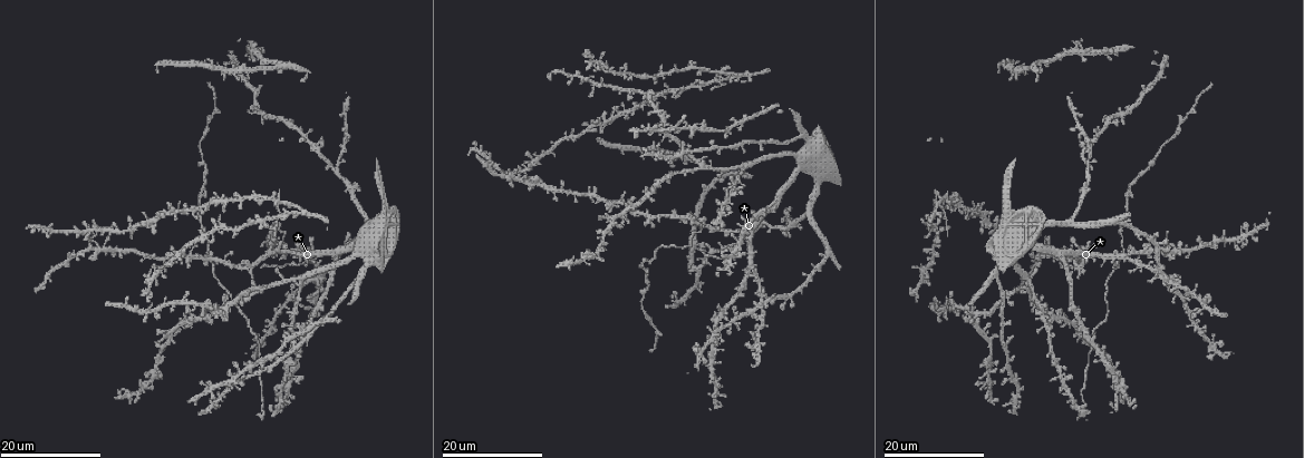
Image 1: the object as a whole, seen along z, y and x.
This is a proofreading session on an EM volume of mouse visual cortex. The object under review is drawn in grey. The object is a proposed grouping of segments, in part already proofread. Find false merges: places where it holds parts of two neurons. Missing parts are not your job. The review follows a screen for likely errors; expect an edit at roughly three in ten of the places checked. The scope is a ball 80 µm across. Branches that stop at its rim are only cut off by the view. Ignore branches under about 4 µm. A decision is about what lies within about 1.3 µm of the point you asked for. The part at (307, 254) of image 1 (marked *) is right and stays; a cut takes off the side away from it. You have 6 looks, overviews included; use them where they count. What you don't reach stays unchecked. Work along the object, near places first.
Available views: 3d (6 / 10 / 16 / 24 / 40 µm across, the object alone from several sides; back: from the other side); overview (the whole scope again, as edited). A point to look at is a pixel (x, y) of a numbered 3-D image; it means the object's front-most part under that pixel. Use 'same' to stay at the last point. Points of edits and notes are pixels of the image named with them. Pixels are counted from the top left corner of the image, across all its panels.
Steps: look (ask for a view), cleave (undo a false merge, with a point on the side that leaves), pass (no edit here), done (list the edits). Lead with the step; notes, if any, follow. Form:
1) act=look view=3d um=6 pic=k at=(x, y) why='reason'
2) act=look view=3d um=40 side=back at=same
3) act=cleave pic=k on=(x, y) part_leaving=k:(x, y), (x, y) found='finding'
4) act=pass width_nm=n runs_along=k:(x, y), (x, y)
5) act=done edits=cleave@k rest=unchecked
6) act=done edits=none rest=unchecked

act=look view=3d um=16 pic=1 at=(748, 253) why='three arms meet'

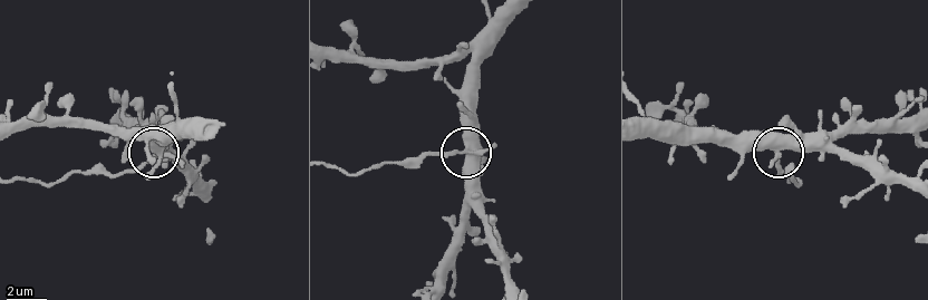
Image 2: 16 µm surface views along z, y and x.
act=look view=3d um=6 pic=2 at=(778, 156)

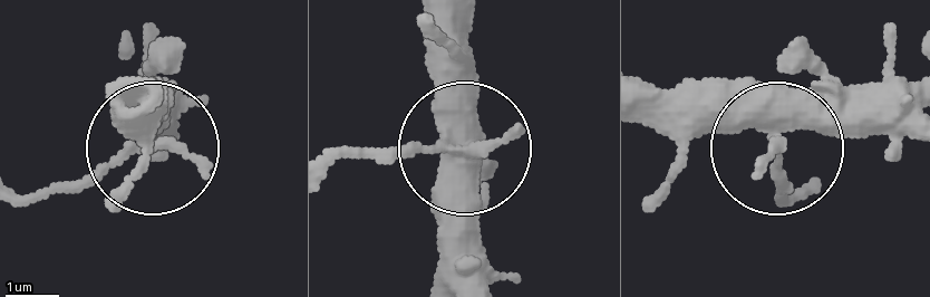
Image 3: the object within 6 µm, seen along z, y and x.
act=cleave pic=3 on=(59, 184) arms=3 part_leaving=3:(125, 147), (76, 183), (22, 197) found='two neurons meet here'

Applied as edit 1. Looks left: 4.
act=look view=3d um=16 pic=1 at=(530, 185)

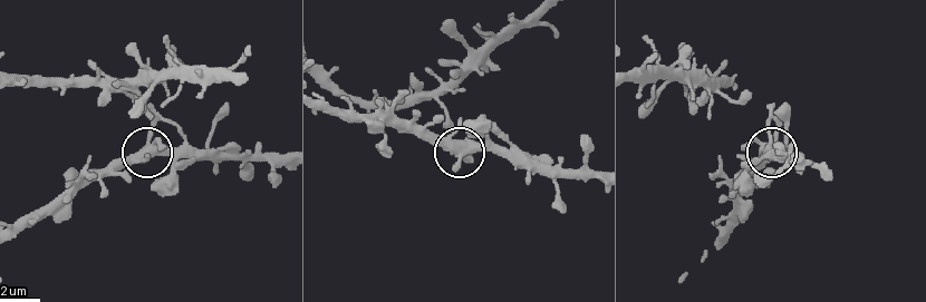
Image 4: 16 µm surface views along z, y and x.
act=look view=3d um=10 pic=4 at=(149, 140)

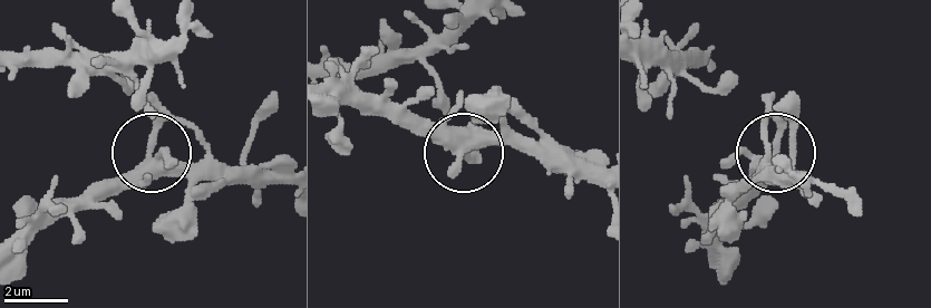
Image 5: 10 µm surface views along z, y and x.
act=pass width_nm=320 found='continuous, no second neuron'

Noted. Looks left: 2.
act=look view=3d um=24 pic=1 at=(85, 231) why='four or more arms meet'

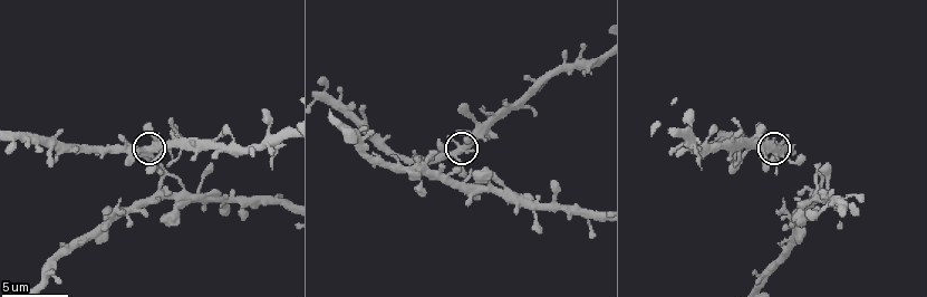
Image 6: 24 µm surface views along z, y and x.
act=look view=3d um=10 pic=6 at=(776, 151)

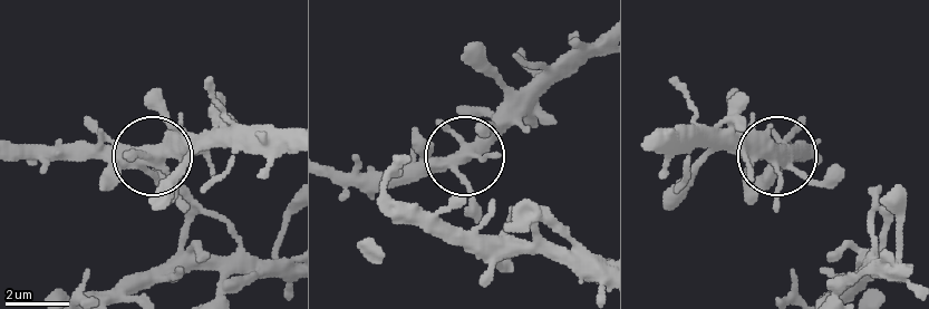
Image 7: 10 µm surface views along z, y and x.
act=pass width_nm=410 found='one neuron here'

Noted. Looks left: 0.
act=done edits=cleave@3 rest=unchecked

